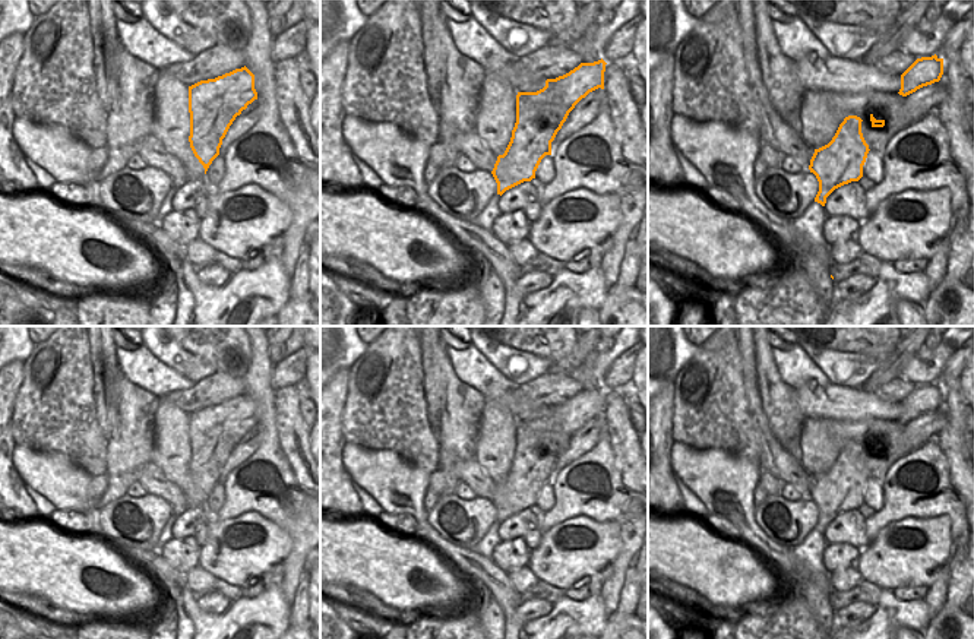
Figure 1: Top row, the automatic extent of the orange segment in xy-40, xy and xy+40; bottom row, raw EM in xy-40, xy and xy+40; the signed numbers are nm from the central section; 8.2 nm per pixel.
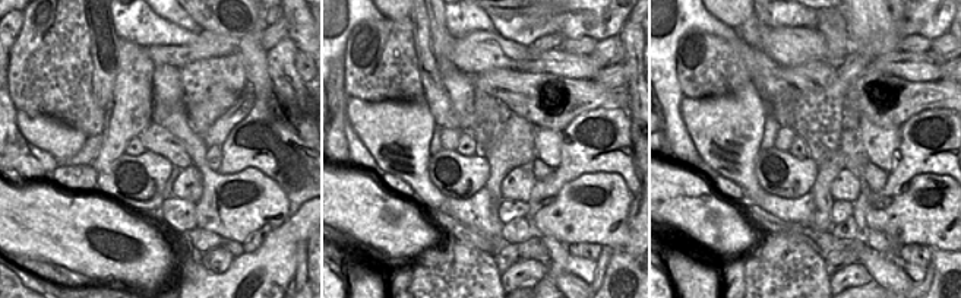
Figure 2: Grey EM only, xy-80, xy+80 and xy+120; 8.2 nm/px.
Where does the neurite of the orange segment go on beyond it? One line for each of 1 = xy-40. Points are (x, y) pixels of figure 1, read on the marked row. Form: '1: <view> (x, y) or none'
1: none

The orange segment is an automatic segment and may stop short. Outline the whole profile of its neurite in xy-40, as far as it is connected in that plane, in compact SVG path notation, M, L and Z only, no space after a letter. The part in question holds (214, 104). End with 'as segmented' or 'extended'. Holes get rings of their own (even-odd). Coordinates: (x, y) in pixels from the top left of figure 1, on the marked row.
M246 66L189 86L189 142L205 174L219 155L230 126L254 99L254 75Z; as segmented

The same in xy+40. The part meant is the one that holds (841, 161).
M857 116L845 117L832 140L815 149L809 170L819 181L815 202L822 206L835 189L863 177L863 165L870 149L861 133L861 121Z; as segmented

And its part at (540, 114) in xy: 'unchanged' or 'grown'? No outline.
unchanged

